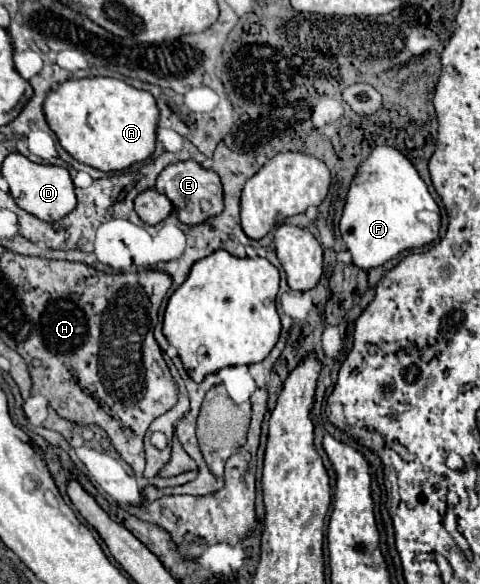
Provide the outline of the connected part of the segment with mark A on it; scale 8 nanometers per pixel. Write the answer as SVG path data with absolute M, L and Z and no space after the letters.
M116 78L66 80L46 94L42 112L60 146L78 162L102 172L124 170L152 156L156 146L158 106L150 92Z

